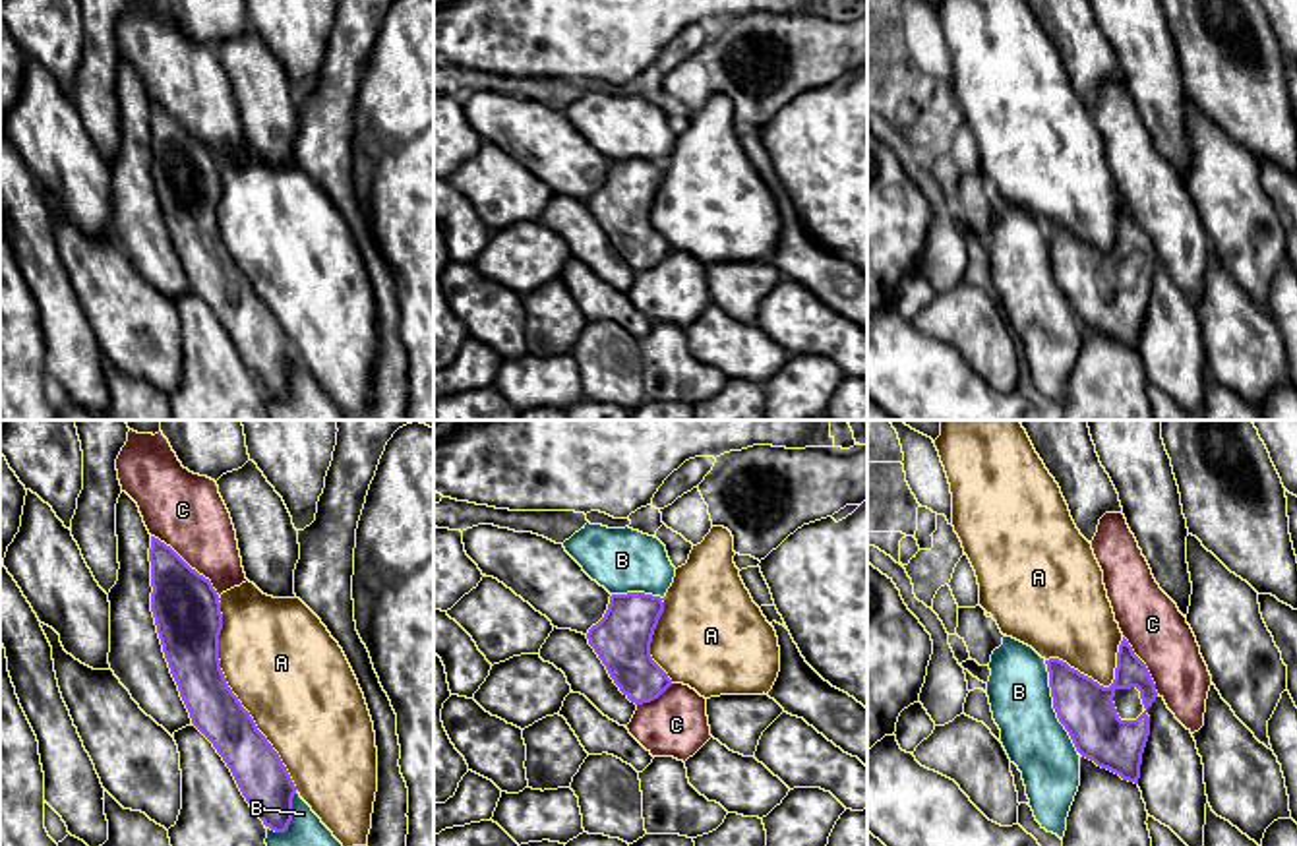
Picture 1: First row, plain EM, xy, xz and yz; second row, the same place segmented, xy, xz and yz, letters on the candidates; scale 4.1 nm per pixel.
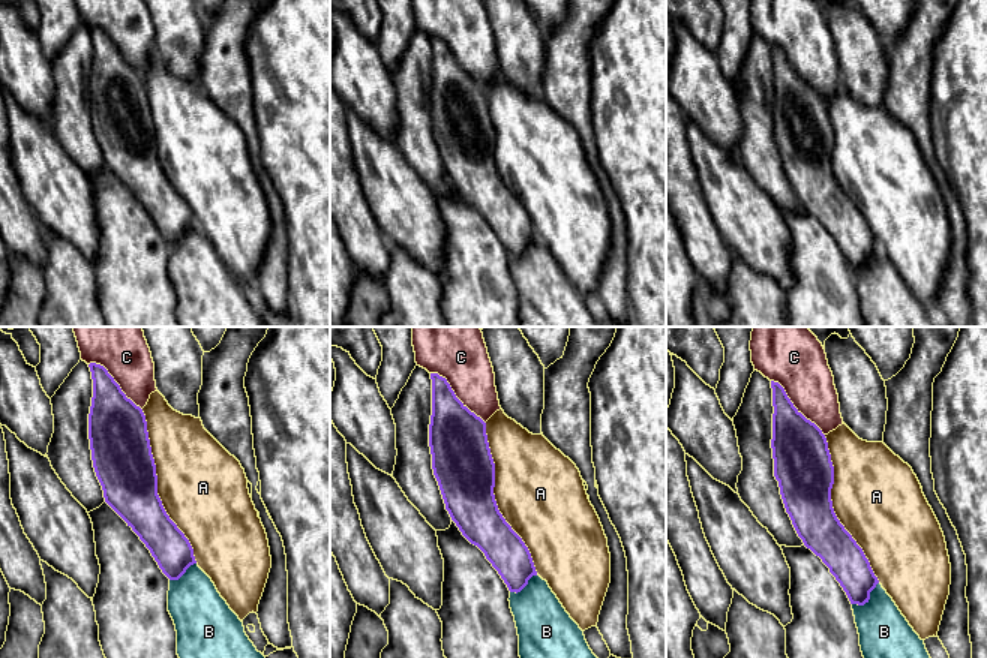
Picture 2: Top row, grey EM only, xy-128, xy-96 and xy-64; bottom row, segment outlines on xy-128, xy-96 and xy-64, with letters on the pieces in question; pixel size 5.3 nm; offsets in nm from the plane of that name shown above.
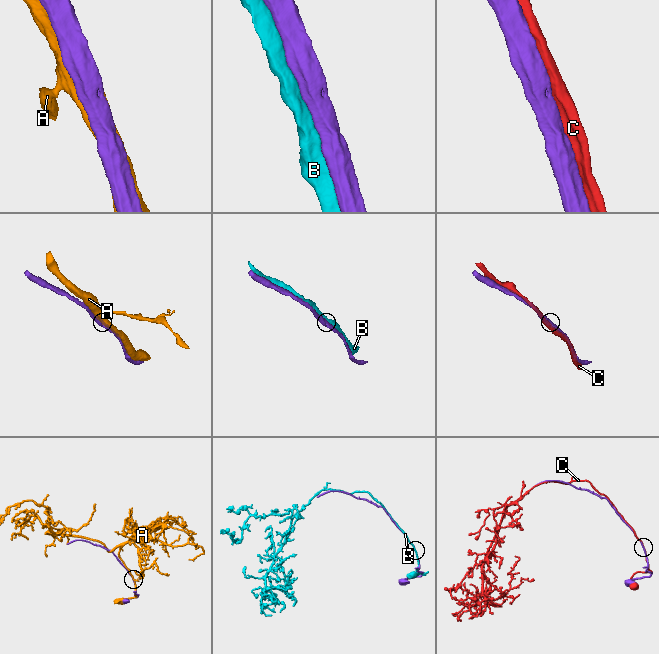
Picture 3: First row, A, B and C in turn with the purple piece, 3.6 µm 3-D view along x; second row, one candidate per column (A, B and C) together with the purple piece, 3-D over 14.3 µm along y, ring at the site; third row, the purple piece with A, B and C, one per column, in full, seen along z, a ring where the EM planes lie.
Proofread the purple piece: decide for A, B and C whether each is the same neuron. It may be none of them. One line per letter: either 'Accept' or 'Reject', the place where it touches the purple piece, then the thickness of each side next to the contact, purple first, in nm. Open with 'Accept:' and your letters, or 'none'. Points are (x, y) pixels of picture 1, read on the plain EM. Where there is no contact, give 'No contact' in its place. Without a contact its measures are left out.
Accept: none
A: Reject. Touches purple at xy (235, 262). Thickness 220 nm (purple) against 460 nm
B: Reject. Touches purple at yz (1054, 273). Thickness 240 nm (purple) against 260 nm
C: Reject. Touches purple at xy (186, 130). Thickness 280 nm (purple) against 320 nm

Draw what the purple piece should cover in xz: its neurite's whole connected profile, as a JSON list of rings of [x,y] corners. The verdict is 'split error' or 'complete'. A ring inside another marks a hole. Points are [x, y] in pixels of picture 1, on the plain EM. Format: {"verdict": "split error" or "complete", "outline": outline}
{"verdict": "complete", "outline": [[[612,161],[604,184],[587,199],[588,211],[614,250],[635,271],[658,265],[672,252],[668,240],[650,223],[662,178],[660,163]]]}

